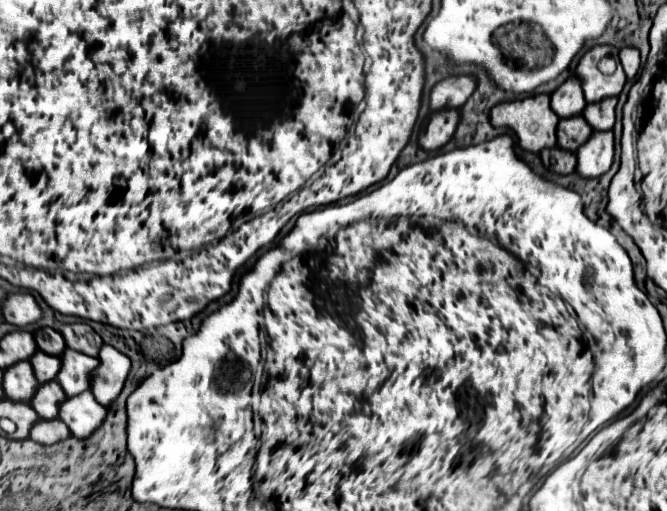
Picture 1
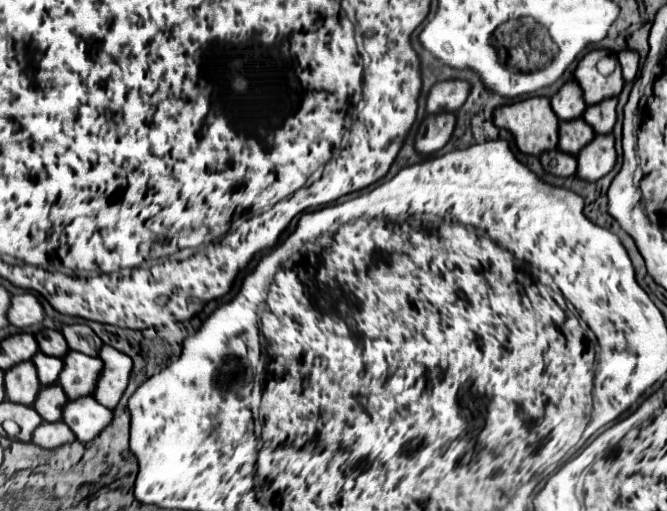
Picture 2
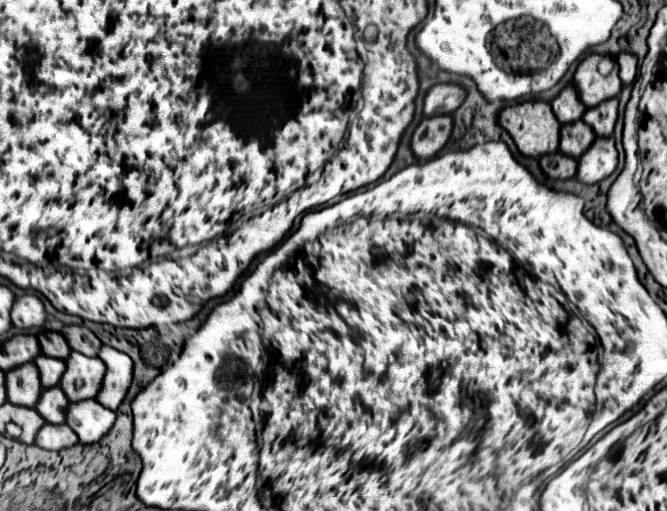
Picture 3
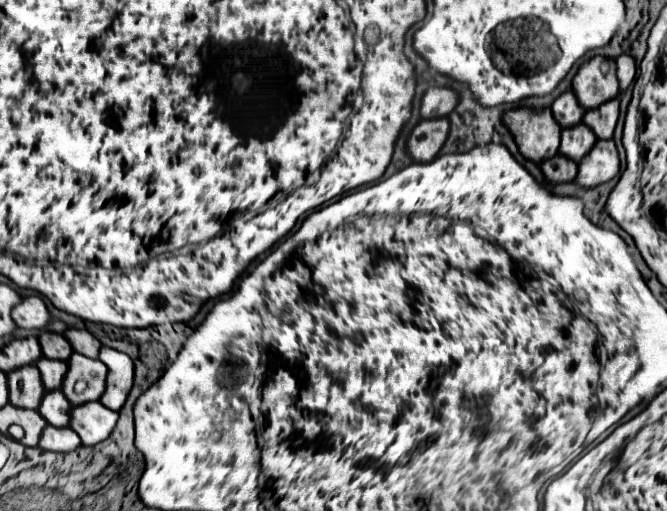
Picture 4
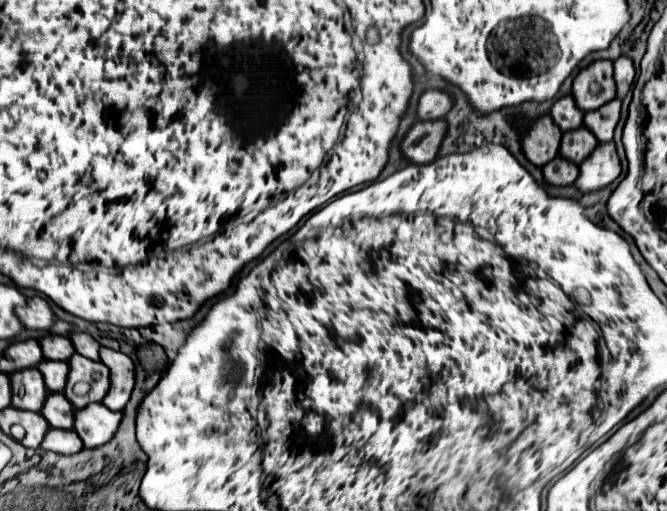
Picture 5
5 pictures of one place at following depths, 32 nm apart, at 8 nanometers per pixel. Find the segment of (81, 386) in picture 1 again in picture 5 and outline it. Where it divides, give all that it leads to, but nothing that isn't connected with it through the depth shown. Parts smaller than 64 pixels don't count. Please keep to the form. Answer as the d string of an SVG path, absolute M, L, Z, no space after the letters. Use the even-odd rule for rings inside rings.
M80 354L72 356L68 366L70 366L70 374L68 374L68 388L64 390L64 394L74 404L74 408L82 410L92 402L102 402L104 396L108 394L108 388L110 388L110 372L108 372L108 368L102 362L88 360L88 358L80 356ZM76 382L88 382L92 386L90 394L76 396L74 390L72 390Z

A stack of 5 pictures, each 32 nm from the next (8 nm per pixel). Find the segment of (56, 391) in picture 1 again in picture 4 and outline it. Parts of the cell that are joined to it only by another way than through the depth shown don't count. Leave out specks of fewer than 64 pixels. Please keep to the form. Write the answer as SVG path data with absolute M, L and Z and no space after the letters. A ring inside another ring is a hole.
M46 392L40 404L40 414L48 420L48 424L56 428L70 426L70 410L72 410L72 404L68 404L62 392Z

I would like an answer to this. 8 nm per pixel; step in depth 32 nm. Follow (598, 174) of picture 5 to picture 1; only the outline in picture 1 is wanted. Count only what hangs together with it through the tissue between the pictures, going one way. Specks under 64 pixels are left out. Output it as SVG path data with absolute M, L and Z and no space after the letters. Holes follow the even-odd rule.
M594 132L592 140L576 152L578 168L576 172L582 178L600 178L612 168L614 162L614 134L612 132Z

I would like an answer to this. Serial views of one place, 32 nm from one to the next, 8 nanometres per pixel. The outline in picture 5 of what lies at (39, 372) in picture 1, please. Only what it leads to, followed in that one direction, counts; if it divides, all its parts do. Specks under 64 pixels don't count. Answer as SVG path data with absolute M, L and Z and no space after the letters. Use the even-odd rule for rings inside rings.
M44 360L44 364L40 364L38 368L44 376L46 388L50 392L64 392L66 382L68 382L68 364L66 362L48 362Z

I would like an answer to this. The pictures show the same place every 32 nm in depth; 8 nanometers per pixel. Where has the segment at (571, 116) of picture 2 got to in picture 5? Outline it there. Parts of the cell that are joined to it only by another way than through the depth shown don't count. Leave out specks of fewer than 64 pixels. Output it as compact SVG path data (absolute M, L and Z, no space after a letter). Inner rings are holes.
M572 96L560 98L560 100L552 106L550 116L552 116L554 124L556 124L562 132L572 132L572 130L580 128L580 126L582 126L582 118L584 118L584 114L576 108Z

